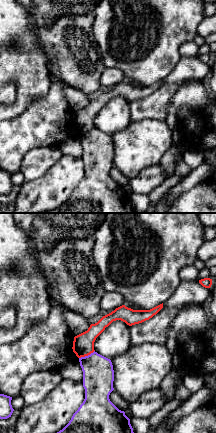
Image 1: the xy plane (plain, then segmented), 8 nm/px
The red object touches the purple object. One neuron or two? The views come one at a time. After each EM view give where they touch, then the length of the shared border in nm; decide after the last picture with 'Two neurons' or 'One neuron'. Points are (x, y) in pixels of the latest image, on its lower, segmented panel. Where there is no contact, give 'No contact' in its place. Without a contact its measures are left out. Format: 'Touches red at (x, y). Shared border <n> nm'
Touches red at (86, 355). Shared border 140 nm

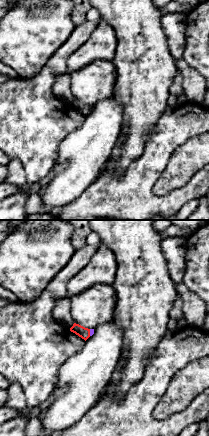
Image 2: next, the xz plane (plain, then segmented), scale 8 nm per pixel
Touches red at (89, 332). Shared border 60 nm

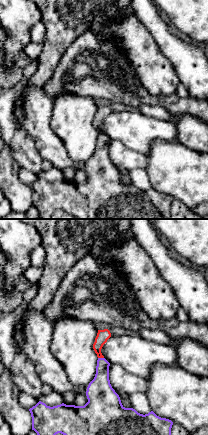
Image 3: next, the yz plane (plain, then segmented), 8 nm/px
Touches red at (101, 357). Shared border 50 nm

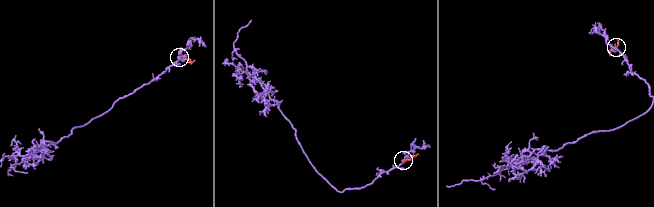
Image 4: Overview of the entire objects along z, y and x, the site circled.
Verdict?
Two neurons

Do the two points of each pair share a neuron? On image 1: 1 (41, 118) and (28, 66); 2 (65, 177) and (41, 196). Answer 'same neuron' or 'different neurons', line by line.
1: different neurons
2: same neuron

